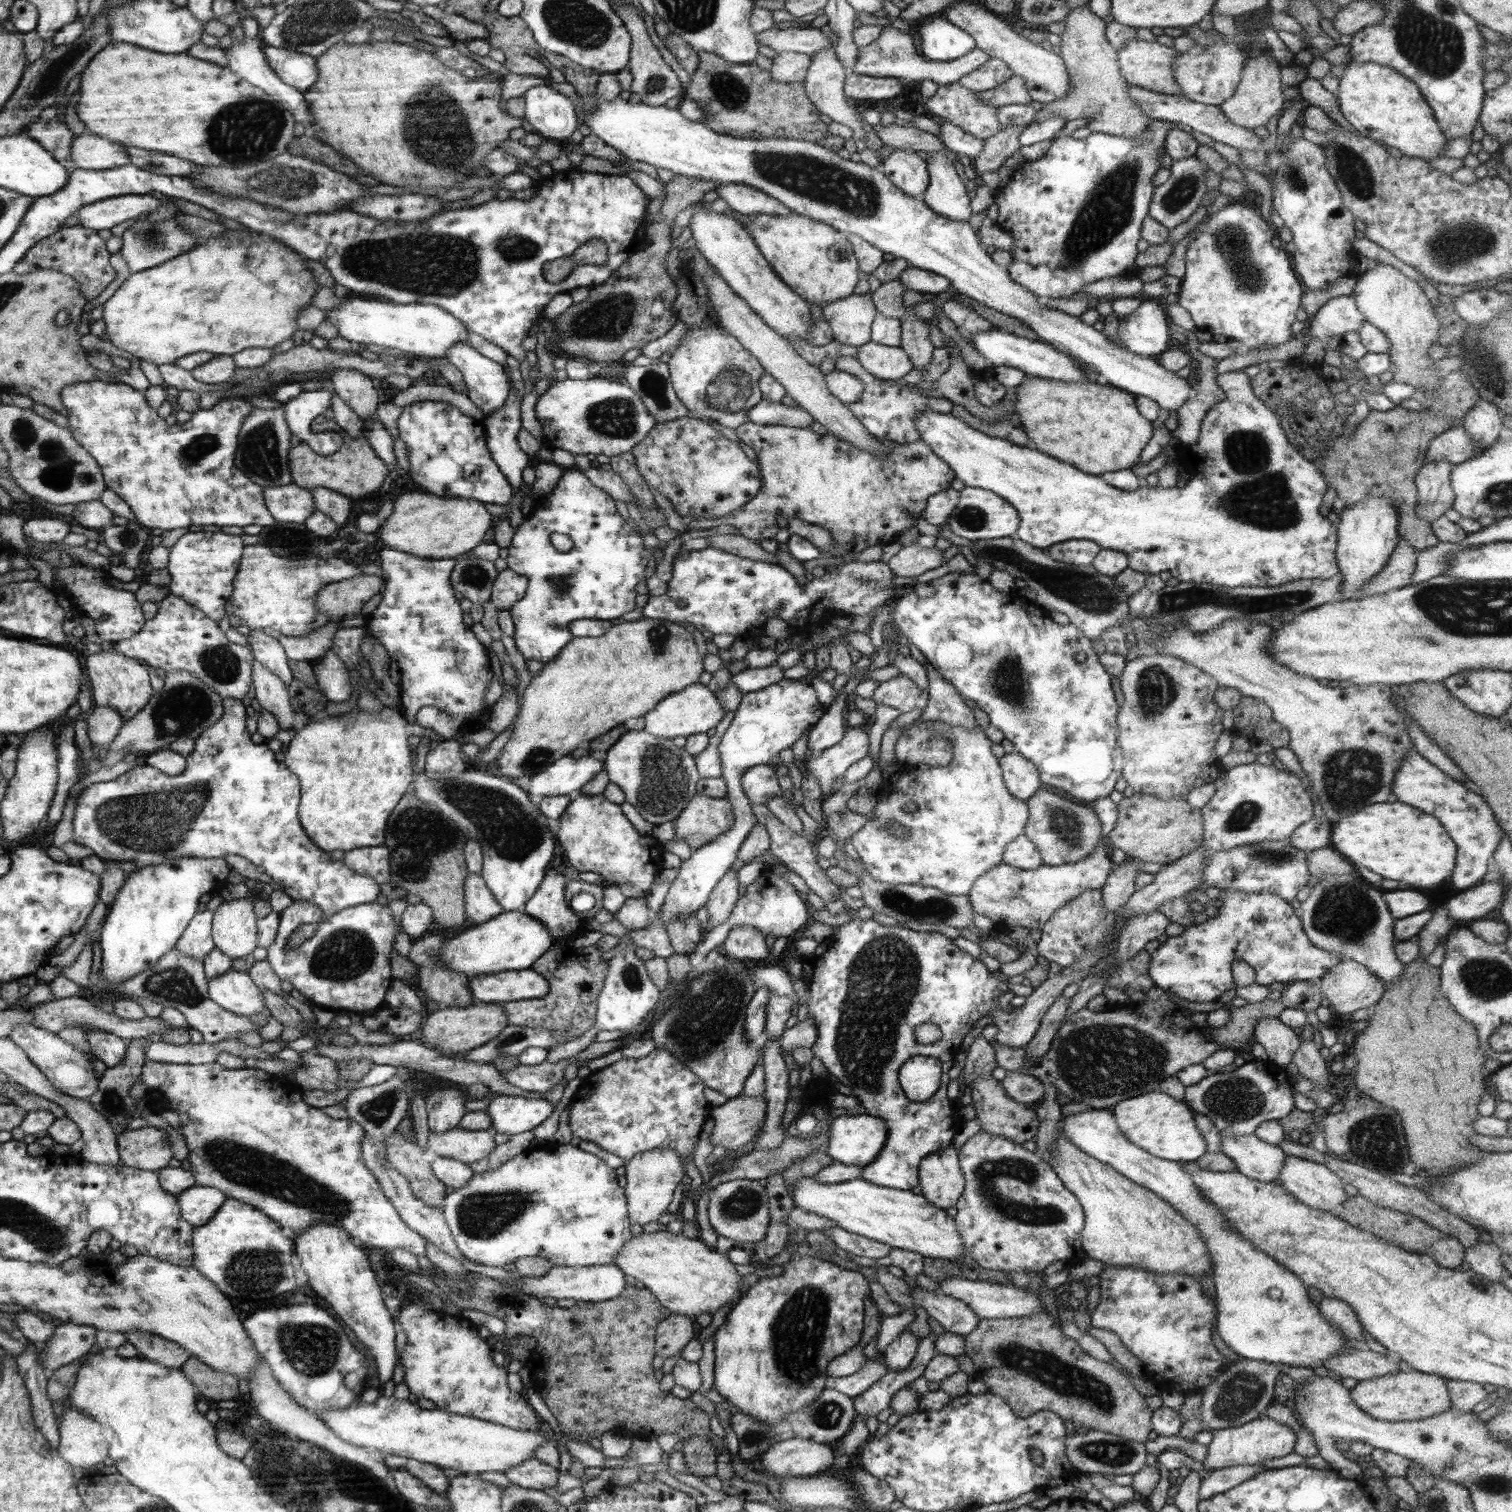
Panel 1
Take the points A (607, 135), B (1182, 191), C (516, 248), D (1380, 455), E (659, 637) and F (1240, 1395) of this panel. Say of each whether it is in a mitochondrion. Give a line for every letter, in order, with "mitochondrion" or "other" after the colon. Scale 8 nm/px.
A: other
B: mitochondrion
C: mitochondrion
D: mitochondrion
E: mitochondrion
F: mitochondrion

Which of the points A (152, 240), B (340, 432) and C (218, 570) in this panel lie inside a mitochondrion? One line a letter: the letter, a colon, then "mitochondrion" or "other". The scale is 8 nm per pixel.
A: mitochondrion
B: other
C: other

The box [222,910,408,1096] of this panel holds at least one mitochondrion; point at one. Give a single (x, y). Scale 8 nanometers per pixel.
(344, 953)

